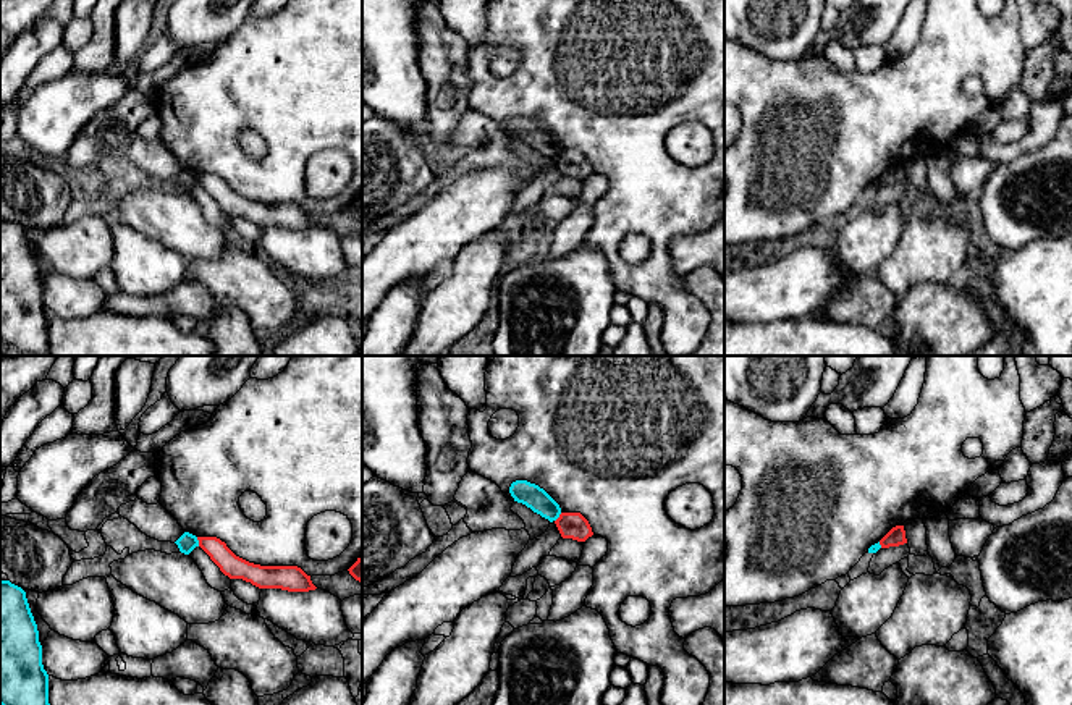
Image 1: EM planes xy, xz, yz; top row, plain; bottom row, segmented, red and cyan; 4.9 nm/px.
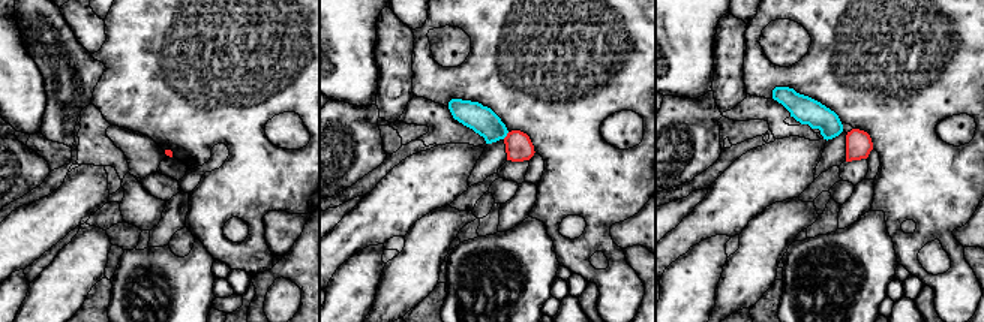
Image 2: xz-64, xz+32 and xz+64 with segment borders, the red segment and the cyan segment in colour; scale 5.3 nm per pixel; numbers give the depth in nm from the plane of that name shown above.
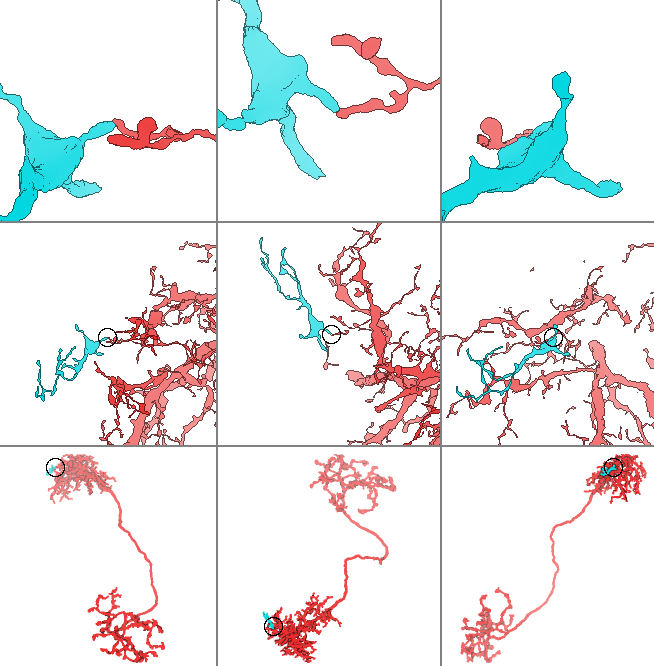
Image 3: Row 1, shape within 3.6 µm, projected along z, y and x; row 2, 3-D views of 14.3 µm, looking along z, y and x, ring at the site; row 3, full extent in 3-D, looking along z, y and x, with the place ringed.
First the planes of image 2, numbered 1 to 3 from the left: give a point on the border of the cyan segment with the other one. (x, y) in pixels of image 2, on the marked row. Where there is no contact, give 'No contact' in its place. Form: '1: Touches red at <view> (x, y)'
1: No contact
2: Touches red at xz+32 (507, 135)
3: No contact

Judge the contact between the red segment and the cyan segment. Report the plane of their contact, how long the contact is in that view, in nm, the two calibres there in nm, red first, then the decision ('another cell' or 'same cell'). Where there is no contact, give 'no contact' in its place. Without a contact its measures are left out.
xy | 50 nm | 120/90 nm | another cell

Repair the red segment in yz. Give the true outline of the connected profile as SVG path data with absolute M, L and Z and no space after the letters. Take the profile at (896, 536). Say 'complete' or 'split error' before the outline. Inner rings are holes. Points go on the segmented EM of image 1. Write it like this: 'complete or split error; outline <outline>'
complete; outline M904 526L893 527L881 540L881 548L899 547L907 543Z

